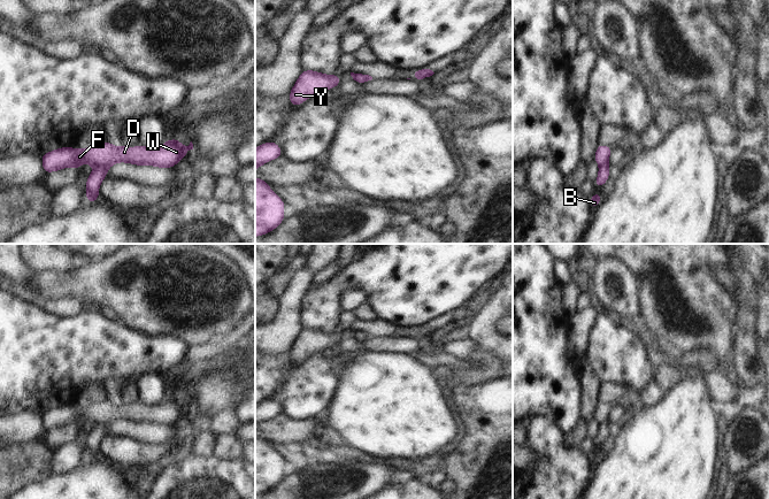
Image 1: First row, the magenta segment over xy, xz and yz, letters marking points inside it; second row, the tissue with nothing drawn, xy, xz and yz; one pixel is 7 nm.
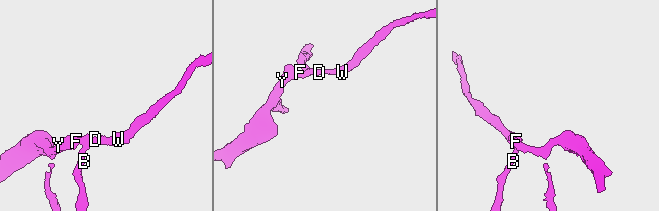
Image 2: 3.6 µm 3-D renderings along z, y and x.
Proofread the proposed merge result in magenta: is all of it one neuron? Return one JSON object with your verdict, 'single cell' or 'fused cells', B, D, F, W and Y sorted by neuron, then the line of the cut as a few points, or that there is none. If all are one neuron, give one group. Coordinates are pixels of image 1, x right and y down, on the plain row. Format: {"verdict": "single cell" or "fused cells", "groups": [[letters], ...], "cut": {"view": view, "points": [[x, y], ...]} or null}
{"verdict": "fused cells", "groups": [["B"], ["D", "F", "W", "Y"]], "cut": {"view": "xy", "points": [[107, 423], [99, 422], [94, 424]]}}

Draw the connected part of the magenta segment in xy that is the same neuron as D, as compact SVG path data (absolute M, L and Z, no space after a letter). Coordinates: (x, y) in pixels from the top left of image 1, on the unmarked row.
M178 396L169 397L159 405L145 405L137 401L134 406L113 404L108 398L93 405L76 407L74 405L61 405L45 410L40 416L45 431L75 424L80 429L80 421L93 424L100 422L111 424L117 420L126 420L136 423L155 423L157 425L174 425L186 410L193 407L192 399L184 405Z

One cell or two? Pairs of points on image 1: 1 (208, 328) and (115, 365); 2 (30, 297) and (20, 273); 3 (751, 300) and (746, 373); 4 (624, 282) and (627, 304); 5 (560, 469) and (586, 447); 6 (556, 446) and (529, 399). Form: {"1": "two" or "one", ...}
{"1": "two", "2": "one", "3": "one", "4": "one", "5": "two", "6": "two"}

